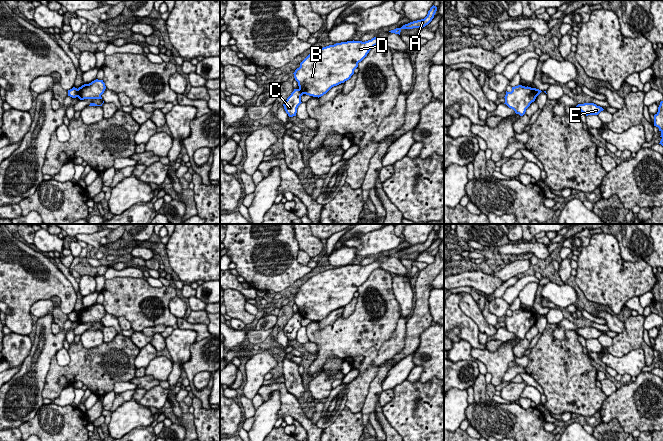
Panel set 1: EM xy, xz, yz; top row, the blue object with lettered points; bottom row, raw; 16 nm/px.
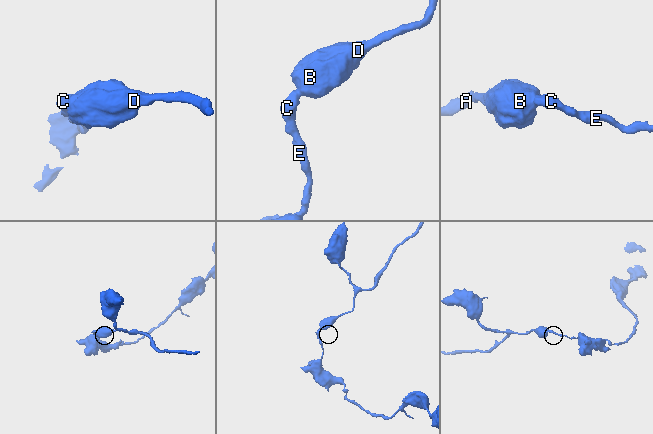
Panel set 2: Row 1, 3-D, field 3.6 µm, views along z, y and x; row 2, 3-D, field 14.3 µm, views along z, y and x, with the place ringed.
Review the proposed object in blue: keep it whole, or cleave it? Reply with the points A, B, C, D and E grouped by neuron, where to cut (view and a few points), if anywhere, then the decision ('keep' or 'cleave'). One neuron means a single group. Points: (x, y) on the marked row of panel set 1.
A B D / C E | xy (76, 89), (78, 96) | cleave

